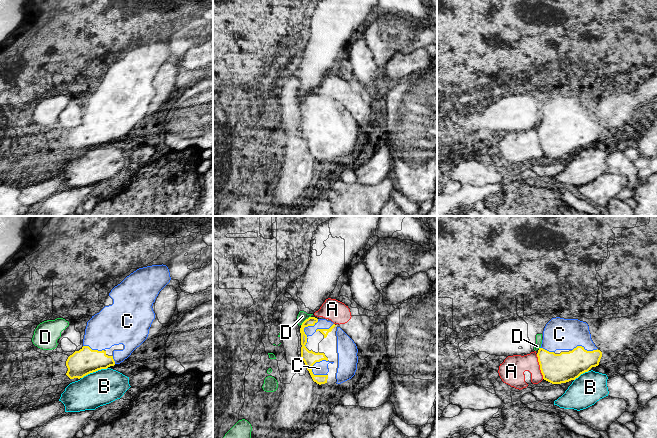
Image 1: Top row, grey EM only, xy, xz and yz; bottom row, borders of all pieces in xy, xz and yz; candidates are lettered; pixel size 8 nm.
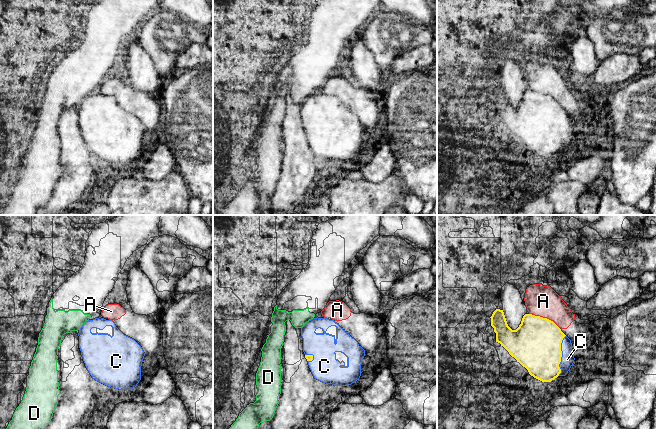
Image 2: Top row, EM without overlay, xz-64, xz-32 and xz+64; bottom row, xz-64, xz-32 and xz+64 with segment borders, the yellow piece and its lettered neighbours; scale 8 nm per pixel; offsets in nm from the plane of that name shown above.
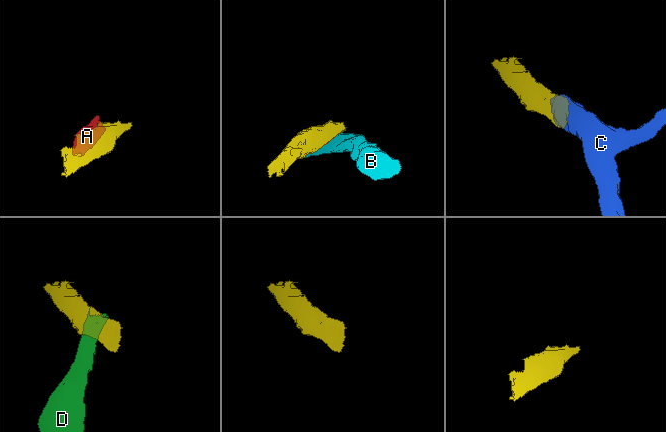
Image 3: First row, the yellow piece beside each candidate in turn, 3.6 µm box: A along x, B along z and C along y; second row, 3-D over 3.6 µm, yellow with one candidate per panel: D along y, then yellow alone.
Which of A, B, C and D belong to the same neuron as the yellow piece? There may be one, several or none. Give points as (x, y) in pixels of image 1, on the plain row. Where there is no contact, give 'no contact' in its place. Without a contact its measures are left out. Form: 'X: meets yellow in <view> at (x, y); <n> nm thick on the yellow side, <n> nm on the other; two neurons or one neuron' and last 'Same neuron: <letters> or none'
A: meets yellow in yz at (540, 142); 240 nm thick on the yellow side, 200 nm on the other; two neurons
B: meets yellow in xy at (94, 147); 200 nm thick on the yellow side, 280 nm on the other; two neurons
C: meets yellow in xz at (316, 137); 110 nm thick on the yellow side, 110 nm on the other; one neuron
D: meets yellow in xz at (305, 96); 70 nm thick on the yellow side, 80 nm on the other; two neurons
Same neuron: C

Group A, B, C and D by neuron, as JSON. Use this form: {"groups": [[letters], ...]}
{"groups": [["A"], ["B"], ["C"], ["D"]]}

